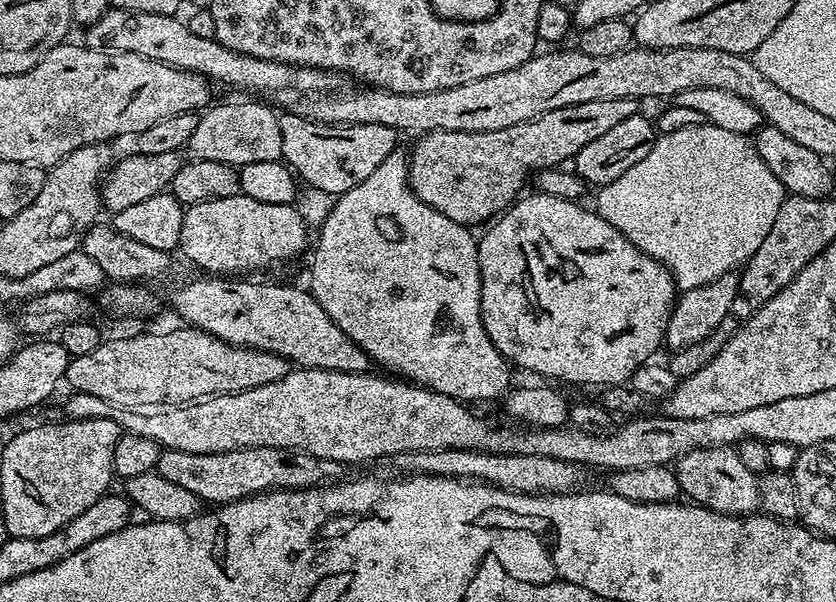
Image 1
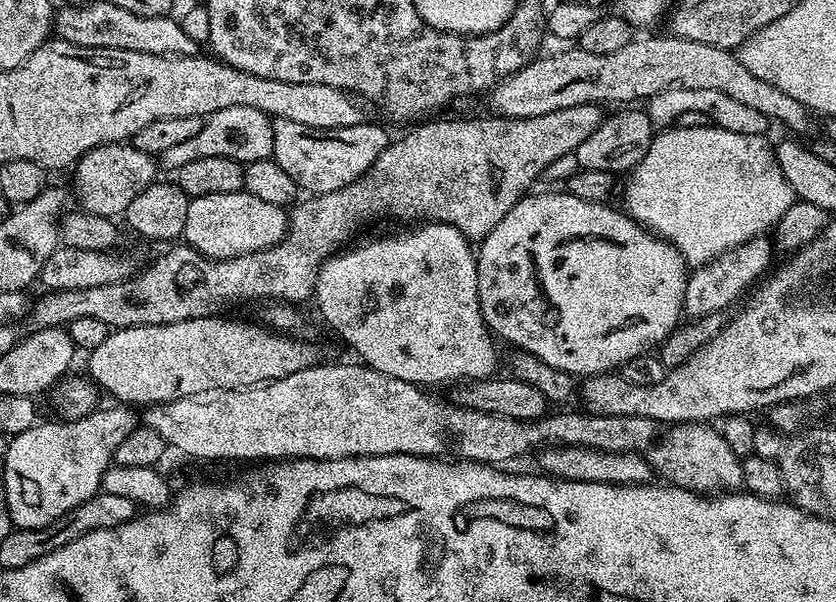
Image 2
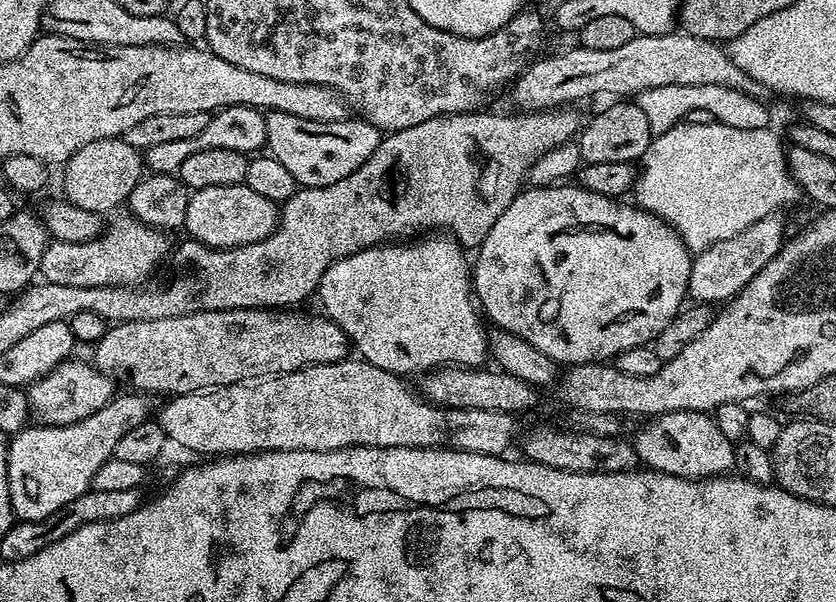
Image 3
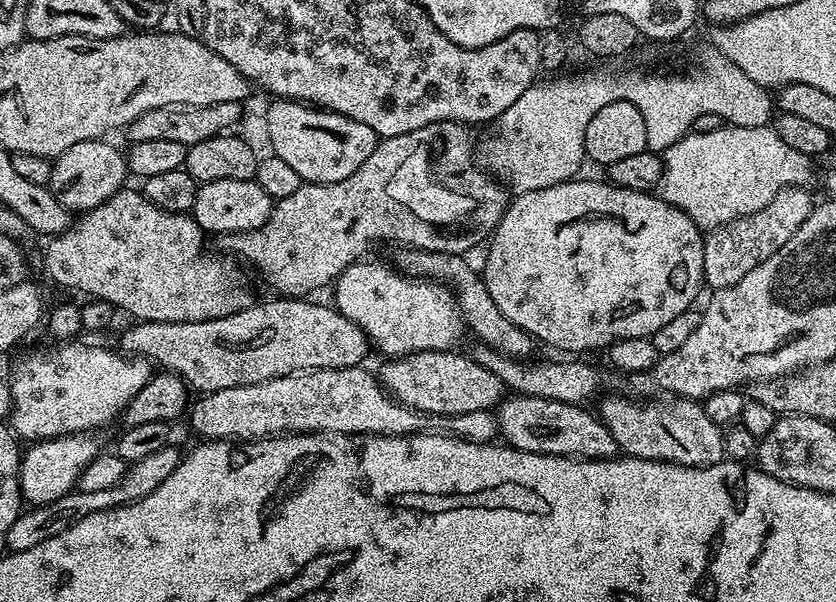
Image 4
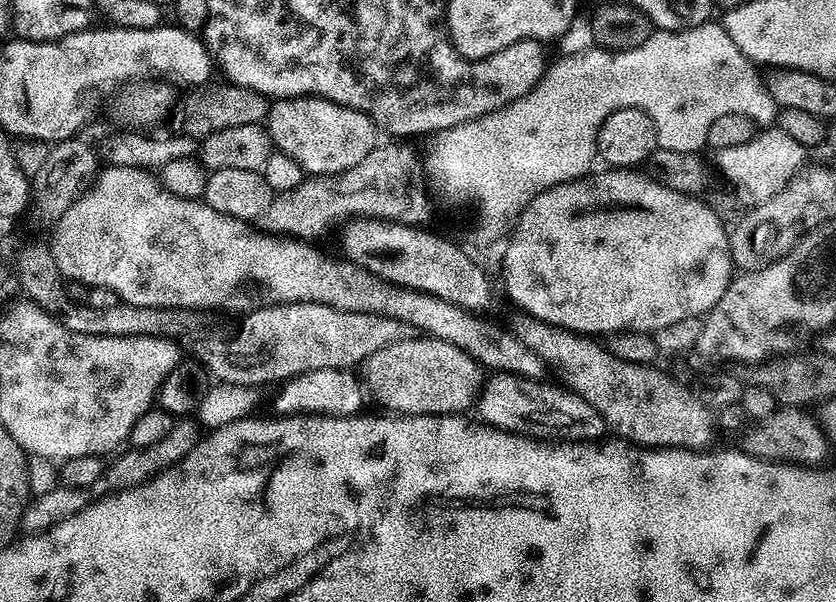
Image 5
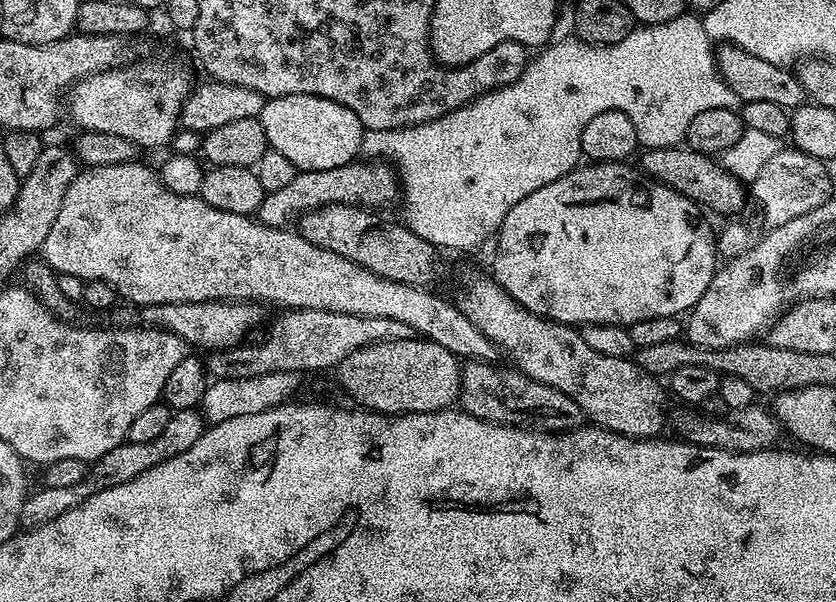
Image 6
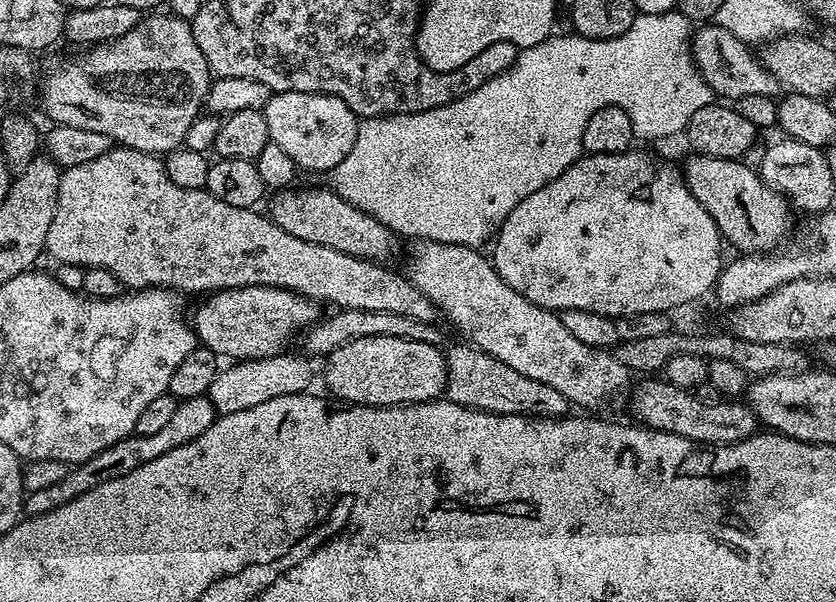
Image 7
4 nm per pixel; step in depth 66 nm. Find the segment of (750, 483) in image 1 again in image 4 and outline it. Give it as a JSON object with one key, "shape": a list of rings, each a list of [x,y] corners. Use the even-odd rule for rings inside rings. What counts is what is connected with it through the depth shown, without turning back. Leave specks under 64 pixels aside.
{"shape":[[[606,396],[599,401],[598,415],[610,434],[614,434],[616,447],[623,455],[695,468],[708,468],[725,459],[721,425],[707,417],[703,403],[683,398]]]}

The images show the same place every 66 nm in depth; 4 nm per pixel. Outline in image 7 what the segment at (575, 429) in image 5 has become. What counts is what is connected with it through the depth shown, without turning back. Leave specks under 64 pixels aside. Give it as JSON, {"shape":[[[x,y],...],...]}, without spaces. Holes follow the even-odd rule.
{"shape":[[[459,342],[452,349],[447,349],[446,386],[447,399],[463,408],[477,408],[483,412],[493,412],[499,416],[545,416],[551,420],[569,415],[568,399],[554,386],[546,386],[546,382],[538,382],[534,378],[526,378],[526,374],[518,374],[518,370],[506,366],[506,362],[498,362],[481,348],[474,348],[467,342]]]}

